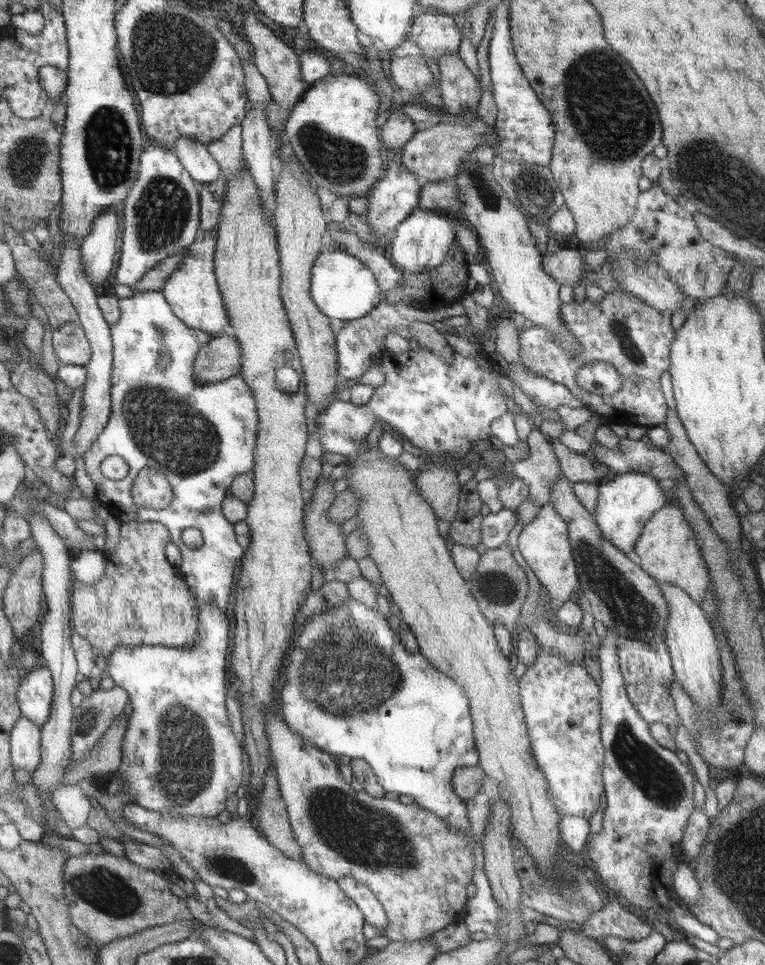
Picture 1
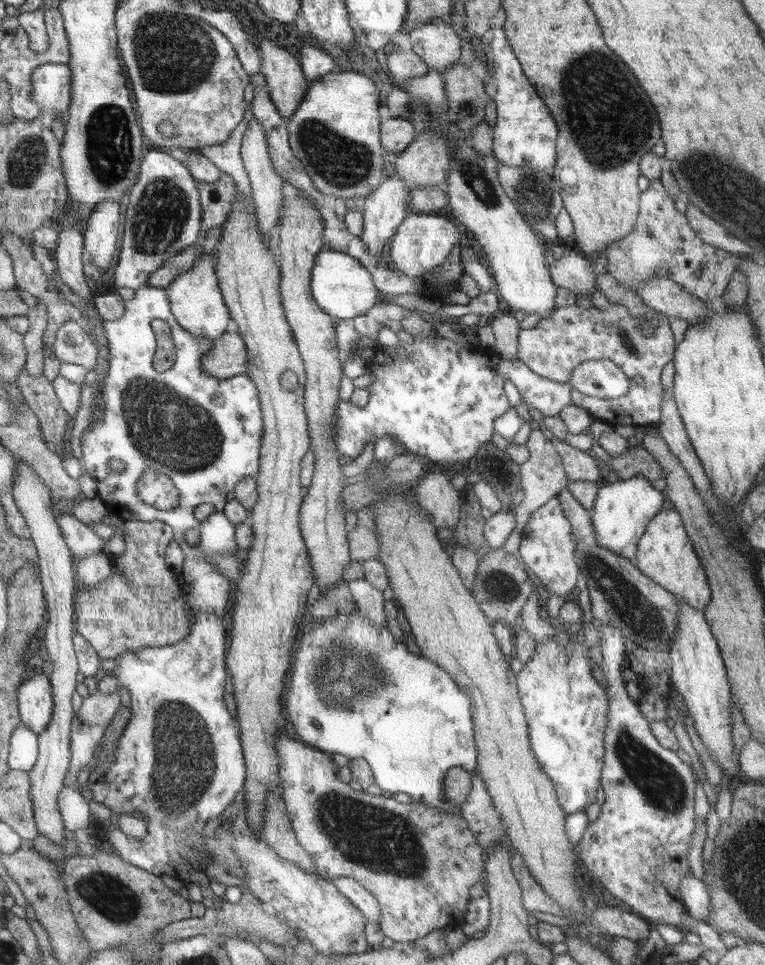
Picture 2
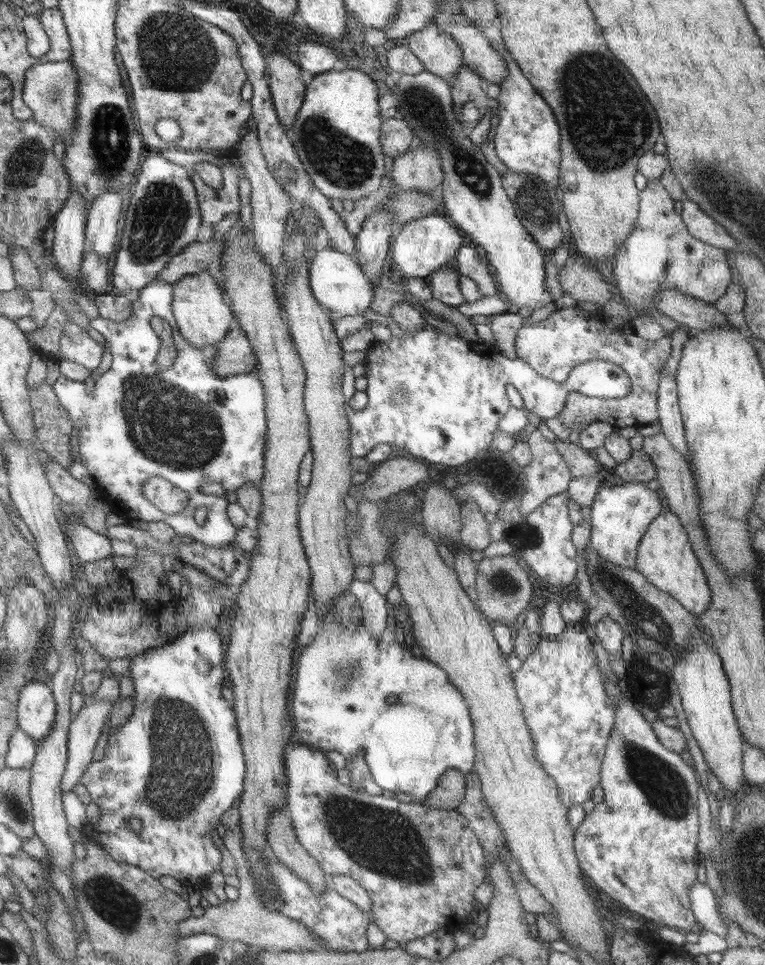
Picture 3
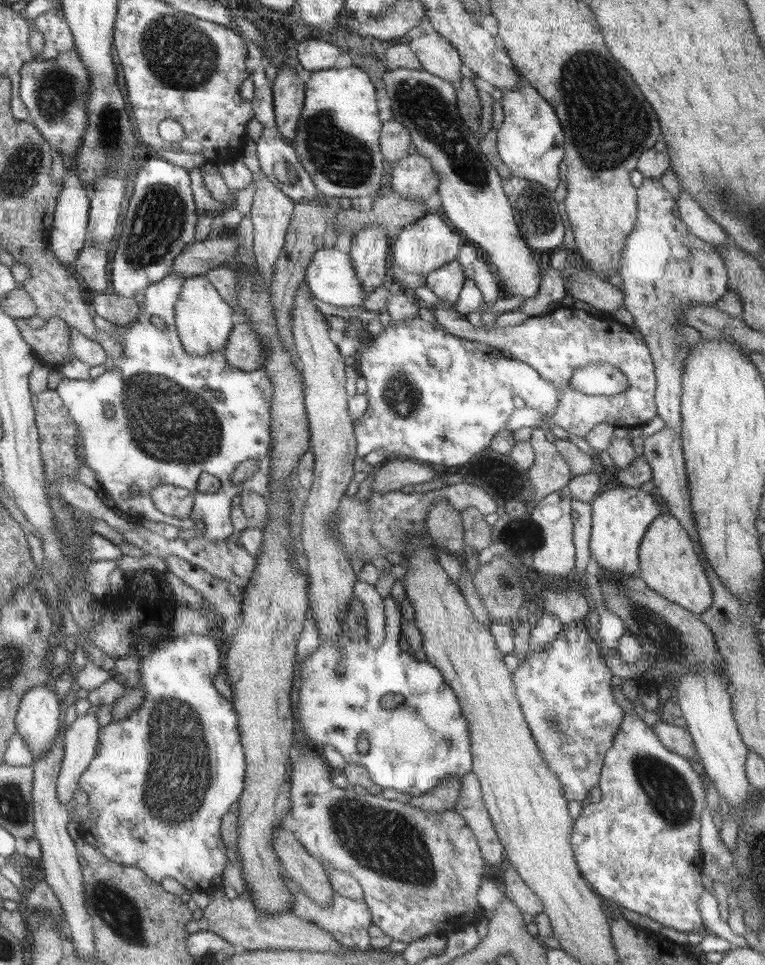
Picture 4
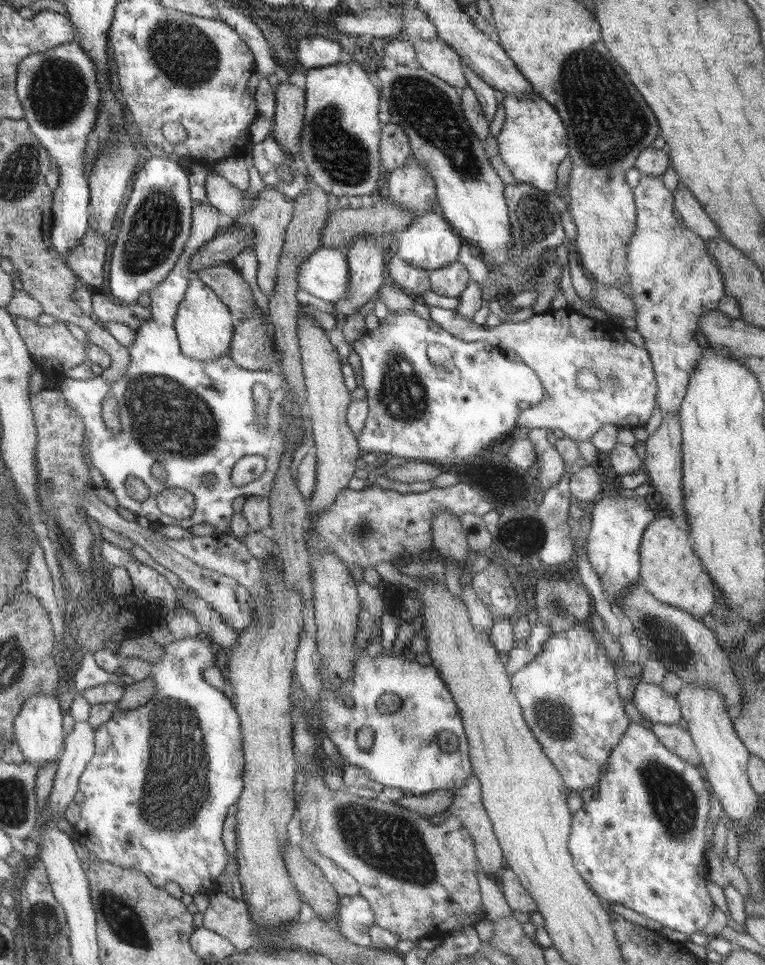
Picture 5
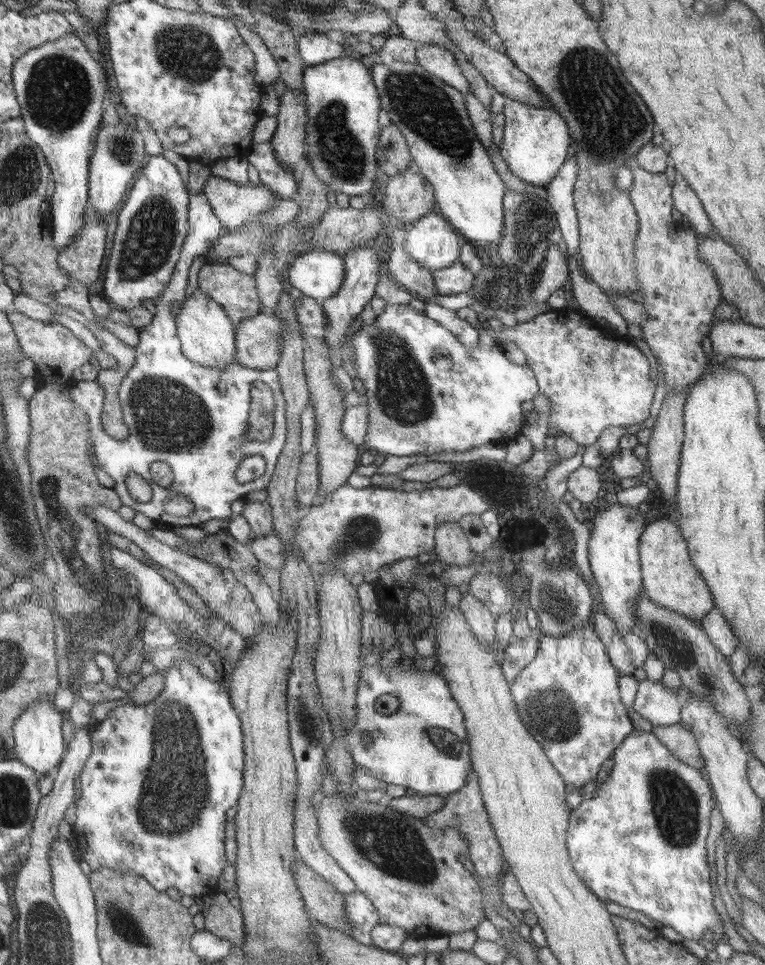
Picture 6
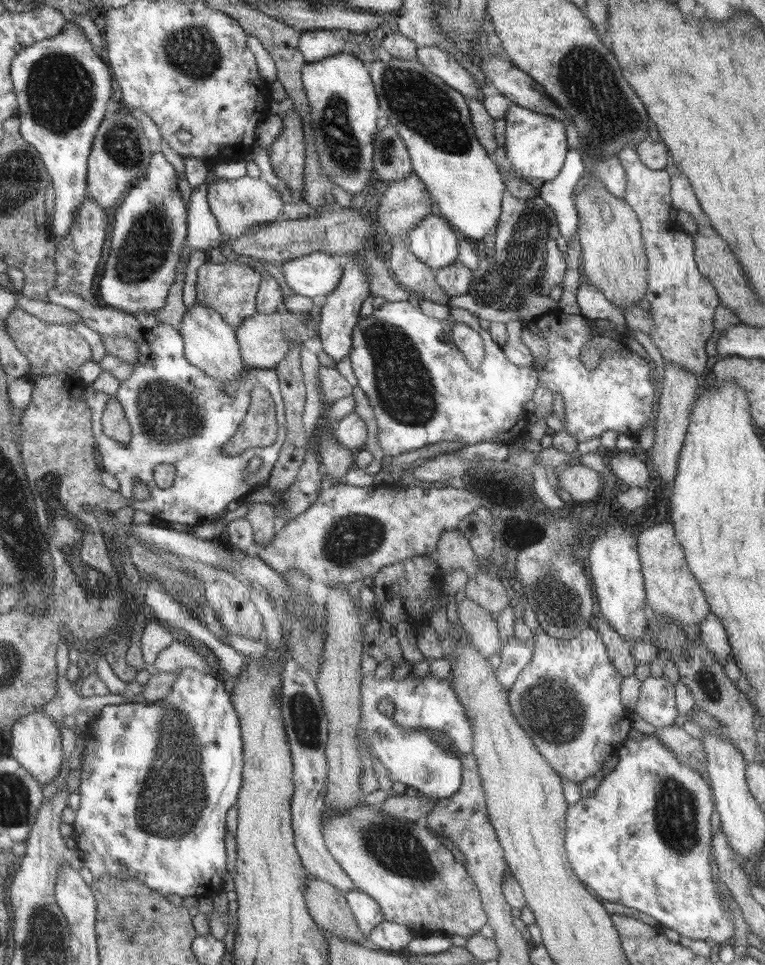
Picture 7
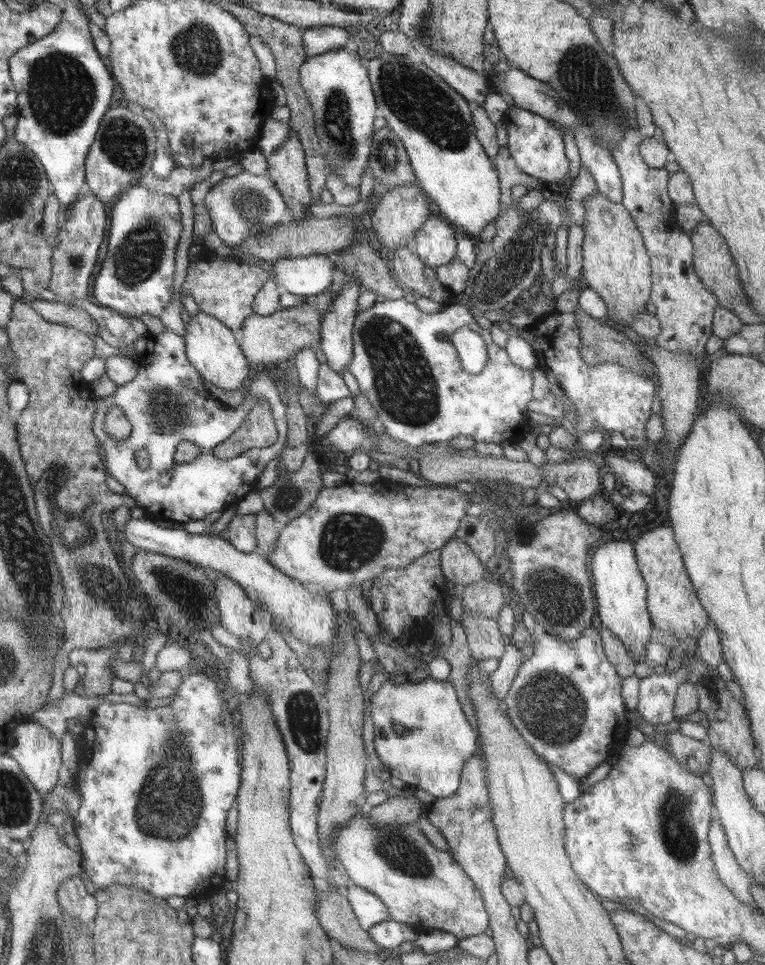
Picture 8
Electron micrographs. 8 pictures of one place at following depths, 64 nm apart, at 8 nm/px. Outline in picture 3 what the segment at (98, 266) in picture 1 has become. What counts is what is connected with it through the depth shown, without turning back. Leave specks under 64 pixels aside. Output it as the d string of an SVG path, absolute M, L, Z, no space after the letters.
M112 191L92 199L87 222L88 246L102 256L108 256L117 249L122 200L122 194L112 194Z

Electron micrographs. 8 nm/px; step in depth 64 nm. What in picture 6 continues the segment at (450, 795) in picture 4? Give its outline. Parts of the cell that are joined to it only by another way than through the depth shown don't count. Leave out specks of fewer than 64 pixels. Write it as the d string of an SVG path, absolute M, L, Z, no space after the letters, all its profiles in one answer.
M408 793L400 798L387 798L384 803L388 808L400 812L402 815L416 816L424 820L429 814L436 812L443 804L446 796L418 795Z

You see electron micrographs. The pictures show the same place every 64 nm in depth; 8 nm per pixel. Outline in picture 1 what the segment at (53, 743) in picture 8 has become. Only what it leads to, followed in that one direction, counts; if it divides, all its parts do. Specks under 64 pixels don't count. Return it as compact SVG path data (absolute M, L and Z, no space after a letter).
M41 664L38 668L34 668L24 674L24 680L19 683L18 702L19 707L23 711L23 716L31 720L34 724L42 726L49 719L51 714L52 700L52 675L46 664Z

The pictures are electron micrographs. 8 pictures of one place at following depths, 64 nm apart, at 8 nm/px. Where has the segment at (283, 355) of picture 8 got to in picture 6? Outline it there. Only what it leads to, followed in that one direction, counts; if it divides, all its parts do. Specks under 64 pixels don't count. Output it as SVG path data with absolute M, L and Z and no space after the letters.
M272 311L260 312L236 325L236 362L246 368L275 369L284 351L283 320Z

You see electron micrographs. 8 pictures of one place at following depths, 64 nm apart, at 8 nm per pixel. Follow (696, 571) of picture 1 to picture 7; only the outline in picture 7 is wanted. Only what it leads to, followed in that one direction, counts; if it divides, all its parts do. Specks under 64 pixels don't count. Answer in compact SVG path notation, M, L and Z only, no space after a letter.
M656 524L638 534L638 550L643 562L643 573L647 580L647 603L653 616L672 618L682 627L700 625L710 614L706 593L700 588L688 565L683 545L676 537L672 524Z

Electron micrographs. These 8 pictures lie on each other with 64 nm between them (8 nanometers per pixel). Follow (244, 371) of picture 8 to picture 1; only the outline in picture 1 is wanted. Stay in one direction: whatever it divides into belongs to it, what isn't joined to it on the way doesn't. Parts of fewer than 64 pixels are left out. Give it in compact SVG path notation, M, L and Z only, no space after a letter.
M216 229L205 231L204 240L195 240L191 246L184 250L185 258L181 265L166 280L162 293L174 309L174 313L188 328L196 332L220 334L222 328L228 324L226 305L222 304L223 296L216 284L214 244L217 244Z

